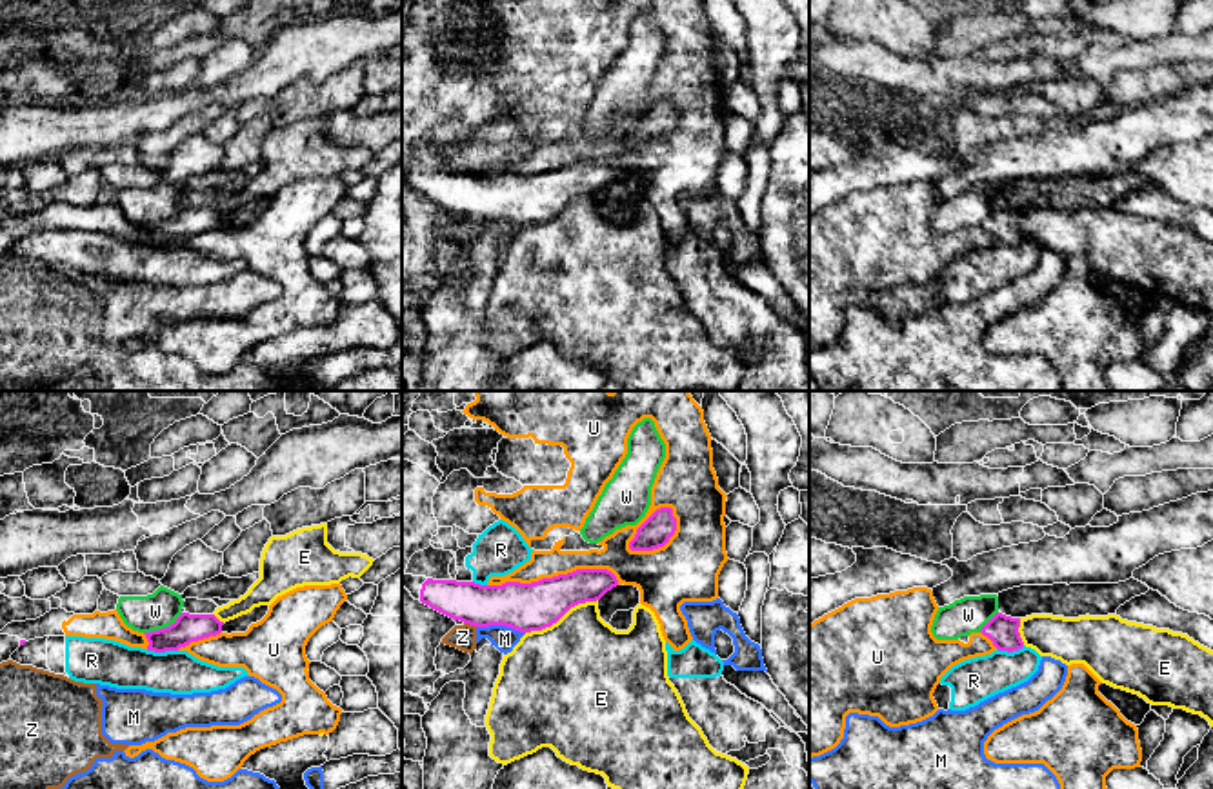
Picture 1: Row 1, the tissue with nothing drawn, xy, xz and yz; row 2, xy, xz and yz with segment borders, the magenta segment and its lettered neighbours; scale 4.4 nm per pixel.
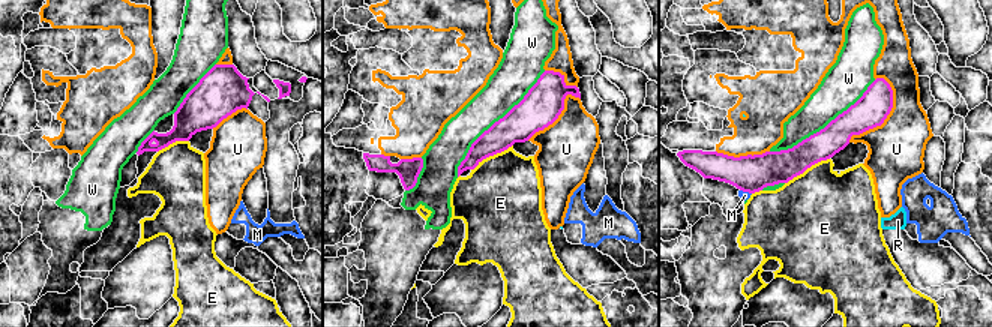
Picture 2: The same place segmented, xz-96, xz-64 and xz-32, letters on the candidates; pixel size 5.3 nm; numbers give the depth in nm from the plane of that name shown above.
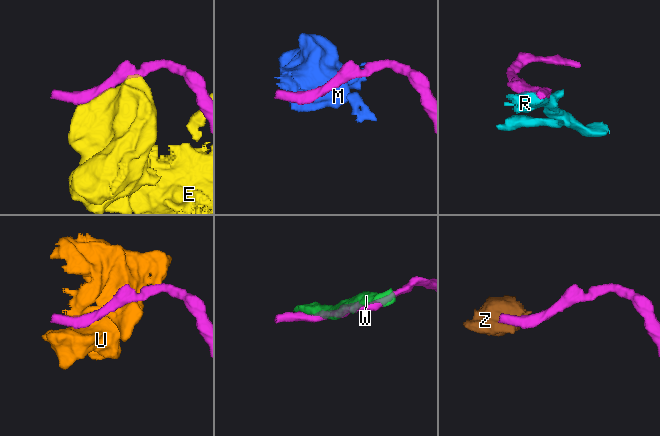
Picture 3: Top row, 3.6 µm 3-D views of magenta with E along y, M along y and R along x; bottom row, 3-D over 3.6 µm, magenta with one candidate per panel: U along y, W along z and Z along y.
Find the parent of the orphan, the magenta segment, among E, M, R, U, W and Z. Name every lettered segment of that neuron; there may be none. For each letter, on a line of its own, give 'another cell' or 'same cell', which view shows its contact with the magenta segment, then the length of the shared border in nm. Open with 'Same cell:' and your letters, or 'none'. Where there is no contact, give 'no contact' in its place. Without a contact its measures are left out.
Same cell: E
E: same cell; meets magenta in xz; contact 360 nm long
M: another cell; meets magenta in xz; contact 220 nm long
R: another cell; meets magenta in xy; contact 140 nm long
U: another cell; meets magenta in xz; contact 600 nm long
W: another cell; meets magenta in xy; contact 200 nm long
Z: another cell; meets magenta in xz; contact 60 nm long

